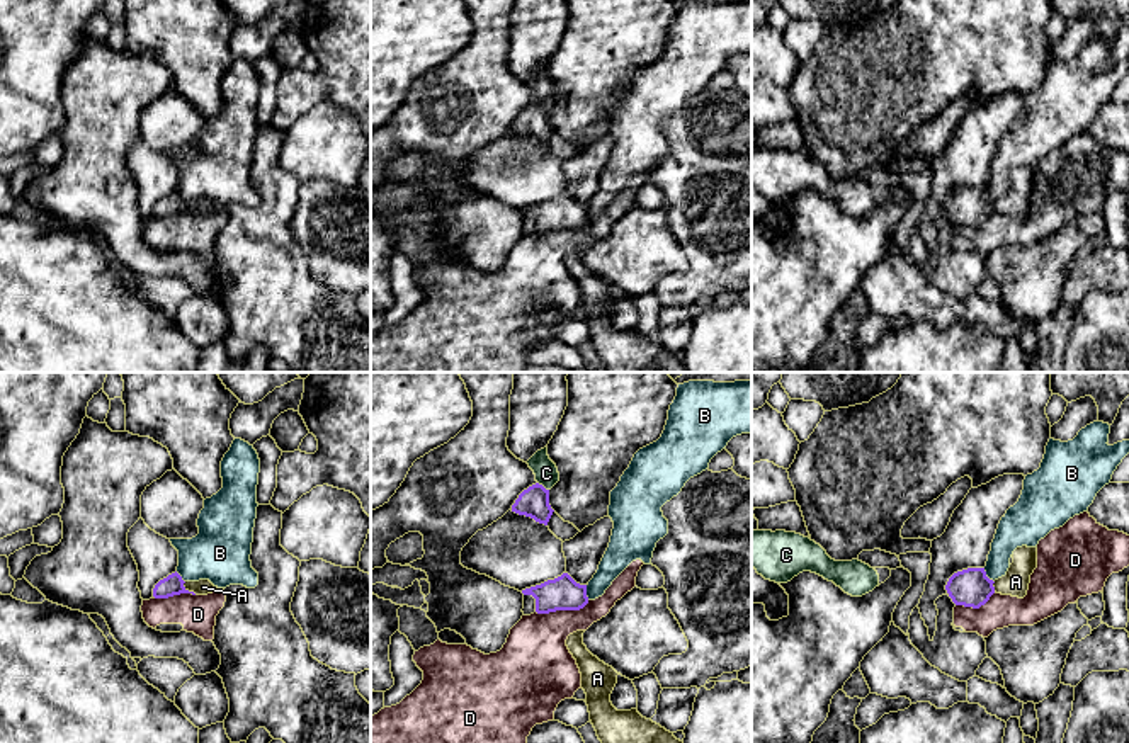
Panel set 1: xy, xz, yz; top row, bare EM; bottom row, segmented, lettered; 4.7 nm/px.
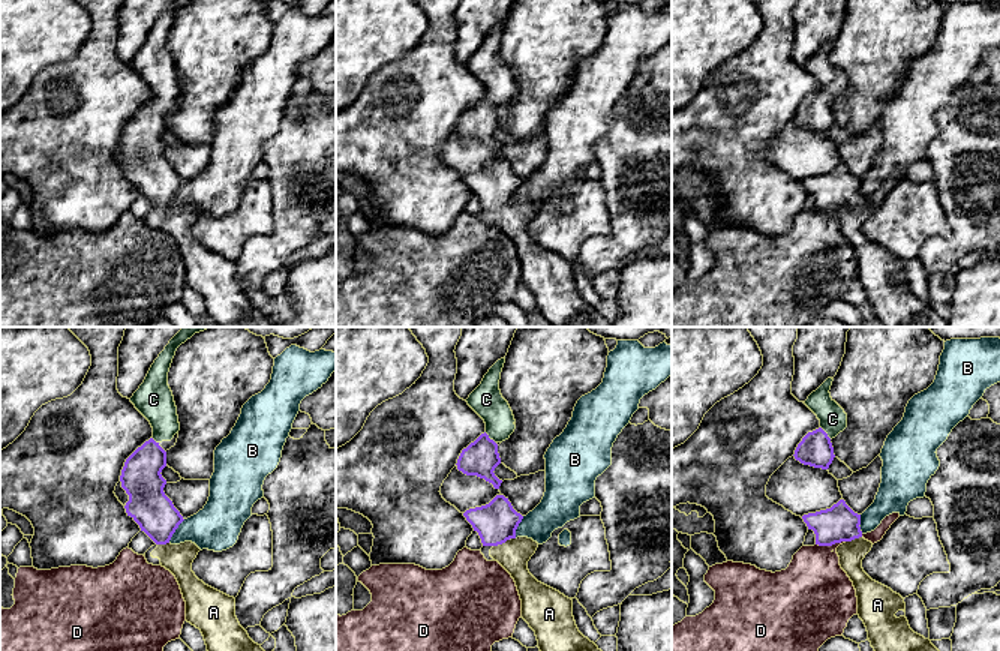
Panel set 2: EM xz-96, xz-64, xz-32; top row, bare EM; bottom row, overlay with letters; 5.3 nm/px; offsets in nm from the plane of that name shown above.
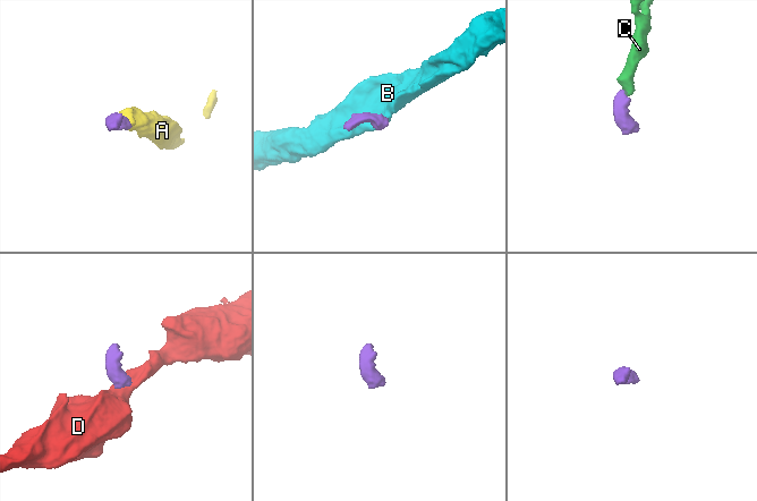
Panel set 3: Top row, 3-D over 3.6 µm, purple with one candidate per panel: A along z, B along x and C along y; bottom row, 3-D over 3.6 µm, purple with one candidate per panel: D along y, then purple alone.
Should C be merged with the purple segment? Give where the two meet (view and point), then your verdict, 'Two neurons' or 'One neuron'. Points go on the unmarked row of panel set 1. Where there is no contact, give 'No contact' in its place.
Touches purple at xz (541, 104). One neuron

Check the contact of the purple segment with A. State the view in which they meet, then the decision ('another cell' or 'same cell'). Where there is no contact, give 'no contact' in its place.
meets purple in xy; same cell

